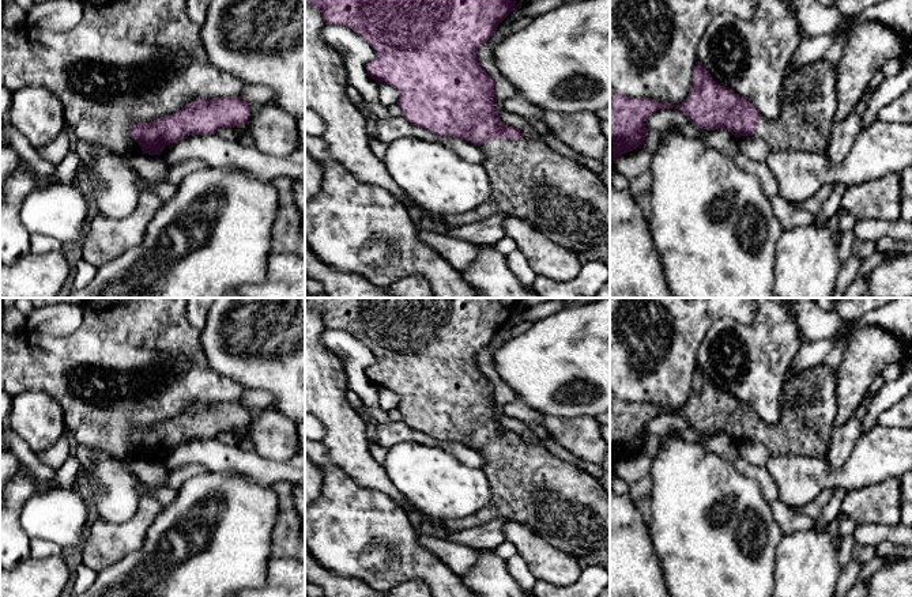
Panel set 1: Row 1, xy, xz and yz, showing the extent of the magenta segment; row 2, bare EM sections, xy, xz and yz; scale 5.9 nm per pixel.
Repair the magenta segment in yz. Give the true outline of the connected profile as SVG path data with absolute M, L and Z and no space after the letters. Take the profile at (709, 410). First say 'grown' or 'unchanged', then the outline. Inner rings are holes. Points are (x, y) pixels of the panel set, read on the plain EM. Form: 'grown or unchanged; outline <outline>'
grown; outline M824 363L788 378L781 392L781 412L776 424L765 423L747 404L716 388L700 366L694 370L690 398L679 409L651 403L628 403L610 390L610 466L613 468L622 458L641 453L648 437L644 426L659 413L672 412L683 416L690 427L701 434L726 434L736 443L740 441L761 442L770 450L772 456L809 456L825 460L836 427L836 389L836 370Z

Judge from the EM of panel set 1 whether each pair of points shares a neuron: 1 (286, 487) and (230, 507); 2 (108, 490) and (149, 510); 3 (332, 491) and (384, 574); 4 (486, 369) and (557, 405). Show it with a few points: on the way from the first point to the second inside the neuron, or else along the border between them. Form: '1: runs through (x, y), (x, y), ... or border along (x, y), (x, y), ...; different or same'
1: border along (268, 486), (278, 501), (277, 522); different
2: border along (140, 498), (129, 518), (110, 521); different
3: runs through (343, 512), (383, 554); same
4: border along (493, 354), (493, 365), (498, 377), (516, 395); different

